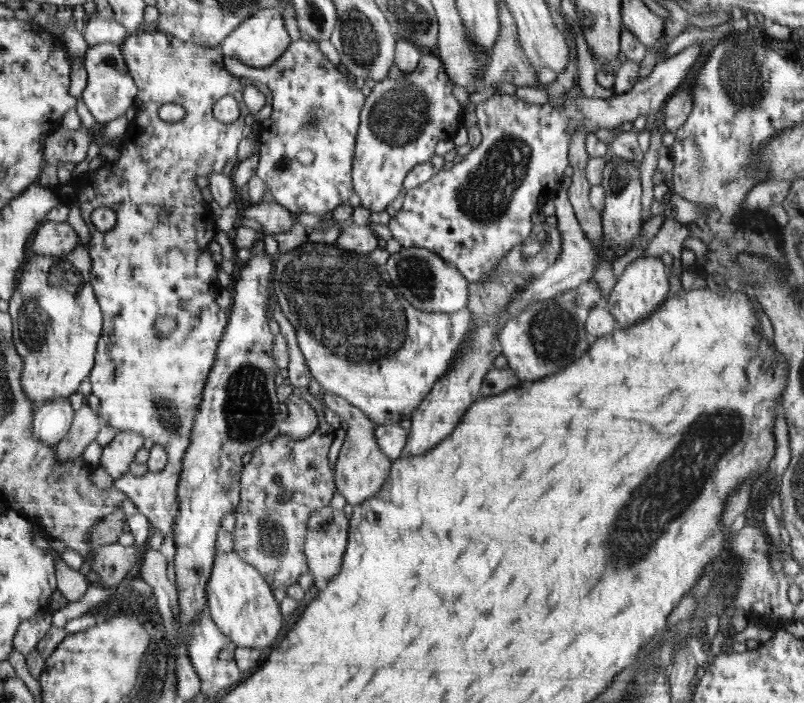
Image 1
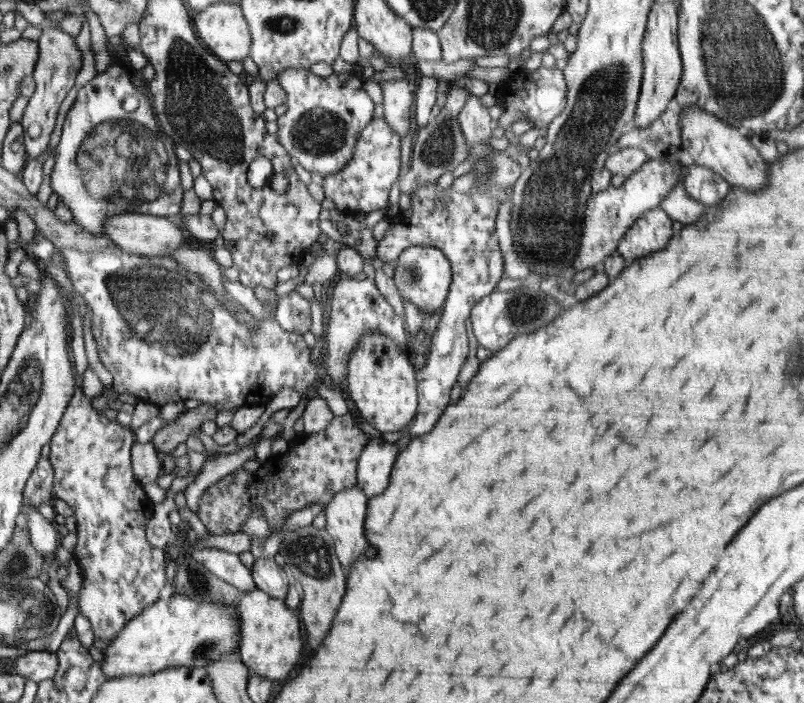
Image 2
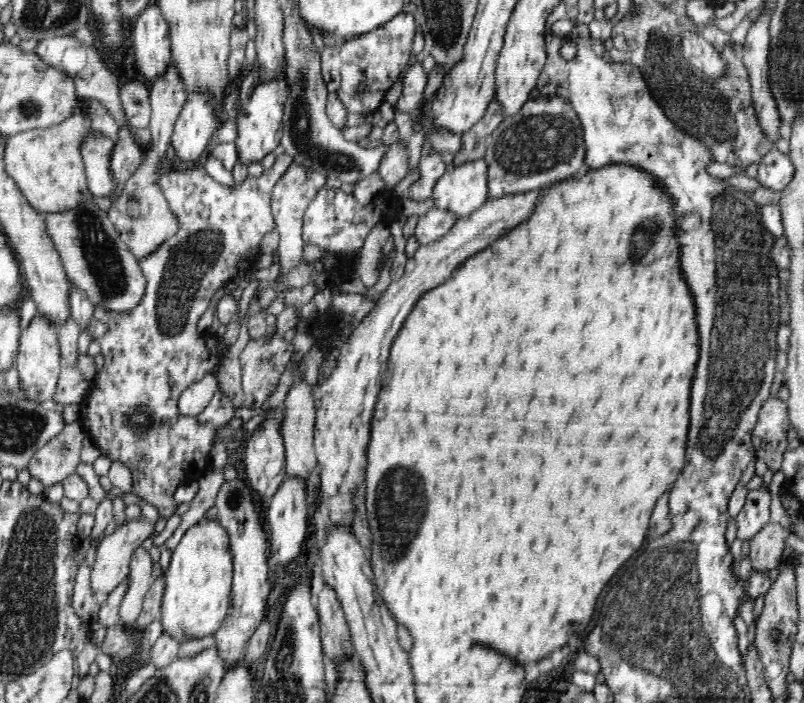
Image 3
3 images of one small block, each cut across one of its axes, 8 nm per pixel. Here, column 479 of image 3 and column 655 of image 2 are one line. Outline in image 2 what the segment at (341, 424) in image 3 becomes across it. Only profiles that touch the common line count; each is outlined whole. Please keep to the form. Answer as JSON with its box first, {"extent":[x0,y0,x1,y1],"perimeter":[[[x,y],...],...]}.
{"extent":[616,207,672,265],"perimeter":[[[659,207],[638,218],[636,224],[622,237],[616,252],[628,265],[638,258],[664,250],[672,238],[672,220]]]}

